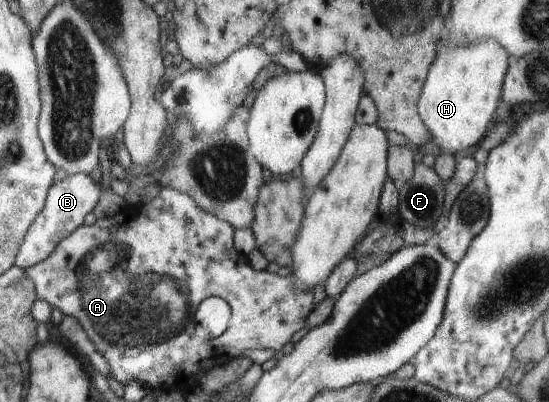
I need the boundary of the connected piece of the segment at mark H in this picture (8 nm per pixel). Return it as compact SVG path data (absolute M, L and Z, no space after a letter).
M442 37L417 104L417 113L430 141L433 140L442 153L459 157L479 147L490 131L488 123L493 121L497 110L508 59L508 53L492 38L468 46L452 46Z

